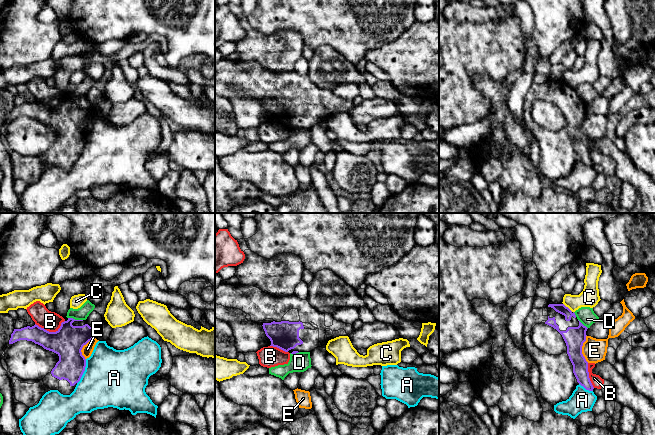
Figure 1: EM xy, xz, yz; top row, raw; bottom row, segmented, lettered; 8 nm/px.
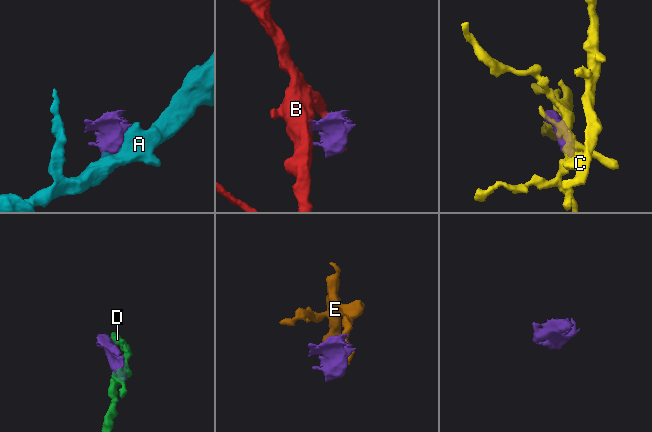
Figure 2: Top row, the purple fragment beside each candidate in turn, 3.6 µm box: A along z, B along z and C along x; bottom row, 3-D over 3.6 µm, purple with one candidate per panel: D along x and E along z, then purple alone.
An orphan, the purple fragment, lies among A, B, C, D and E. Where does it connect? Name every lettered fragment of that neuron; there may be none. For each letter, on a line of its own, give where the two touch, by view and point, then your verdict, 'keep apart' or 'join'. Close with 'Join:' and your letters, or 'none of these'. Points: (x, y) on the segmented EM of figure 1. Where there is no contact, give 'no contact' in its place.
A: meets purple in xy at (84, 370); keep apart
B: meets purple in xy at (50, 332); keep apart
C: meets purple in yz at (567, 307); keep apart
D: meets purple in xy at (74, 319); keep apart
E: meets purple in yz at (581, 349); keep apart
Join: none of these

